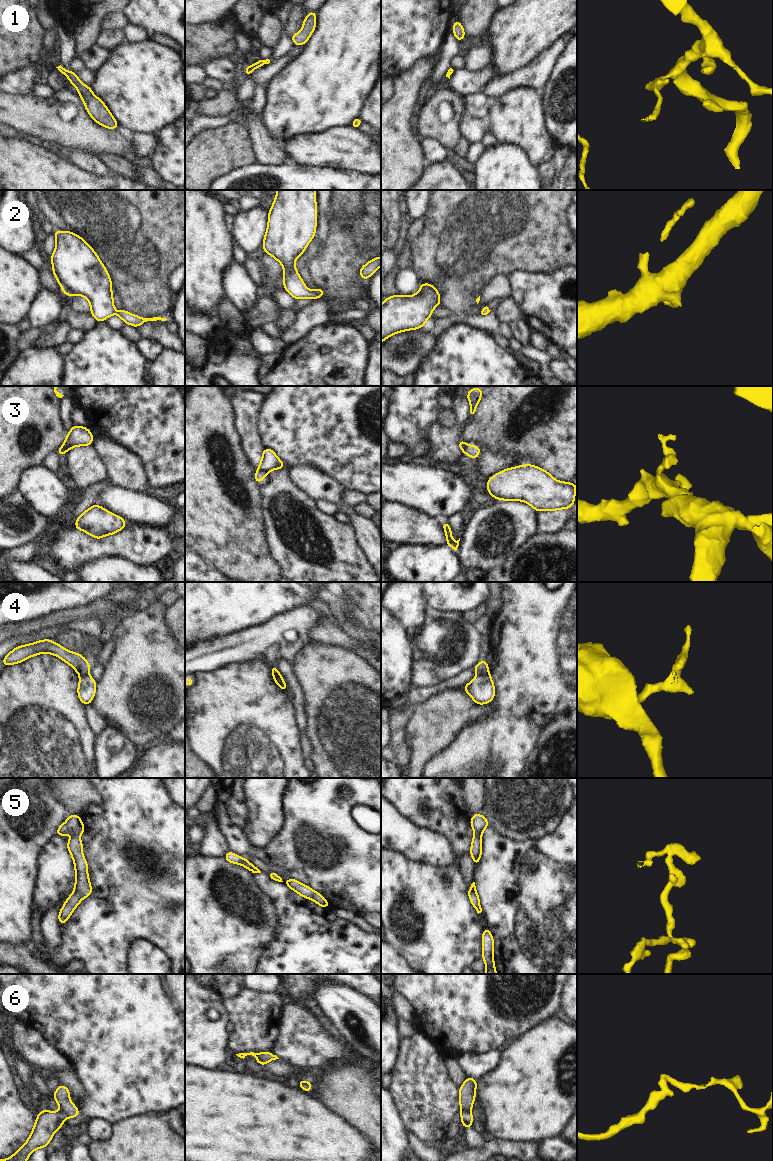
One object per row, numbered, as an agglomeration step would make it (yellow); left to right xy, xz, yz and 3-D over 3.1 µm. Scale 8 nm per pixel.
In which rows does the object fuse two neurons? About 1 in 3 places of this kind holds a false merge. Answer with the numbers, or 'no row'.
3, 4, 6.

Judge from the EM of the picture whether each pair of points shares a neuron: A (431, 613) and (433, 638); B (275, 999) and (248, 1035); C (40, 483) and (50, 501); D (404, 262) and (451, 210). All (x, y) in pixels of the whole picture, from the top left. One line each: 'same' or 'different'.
A: same
B: same
C: same
D: different

